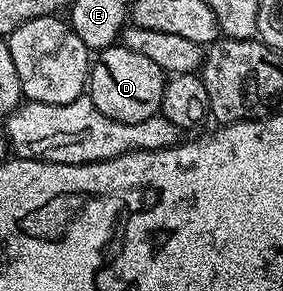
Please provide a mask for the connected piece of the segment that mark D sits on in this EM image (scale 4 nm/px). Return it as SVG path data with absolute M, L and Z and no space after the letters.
M116 43L94 58L89 74L89 96L101 115L109 115L109 119L117 119L121 123L141 123L141 119L149 119L159 113L164 80L163 69L157 67L153 59L148 59L146 55L137 55L137 51L129 51L129 47Z

